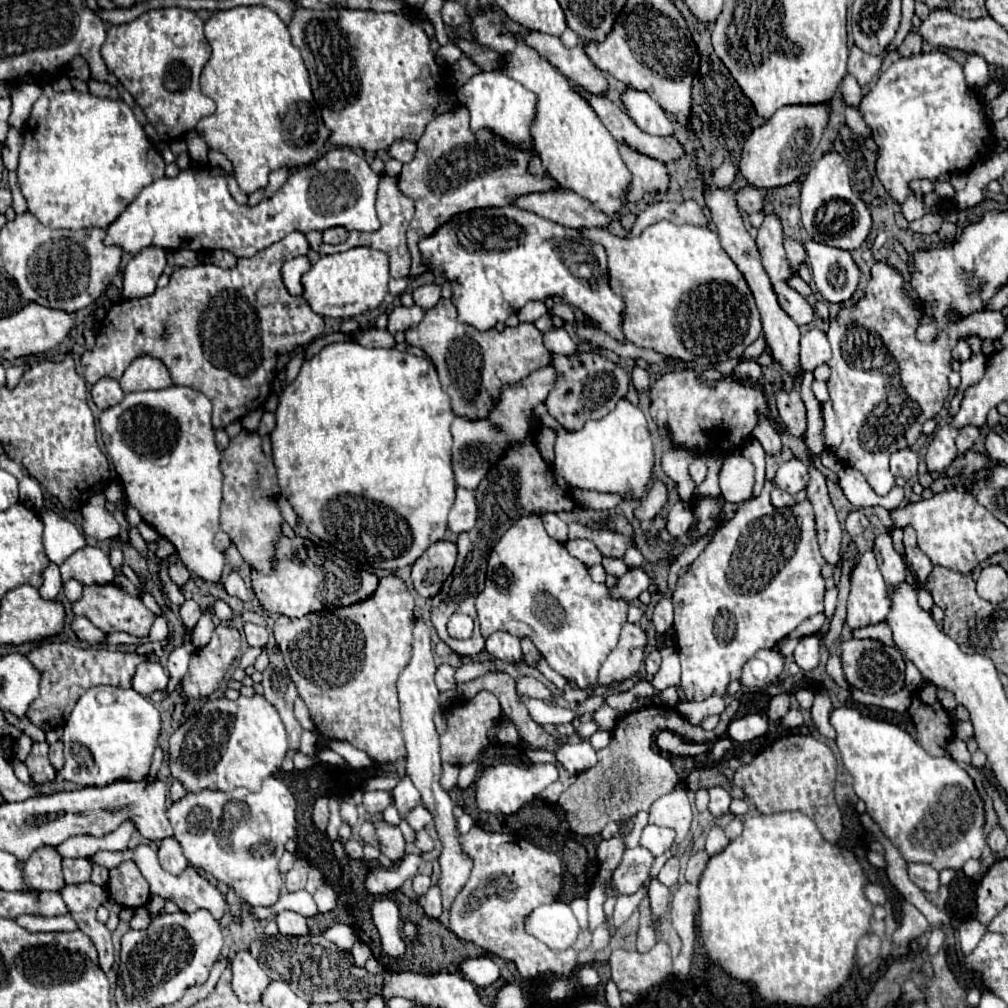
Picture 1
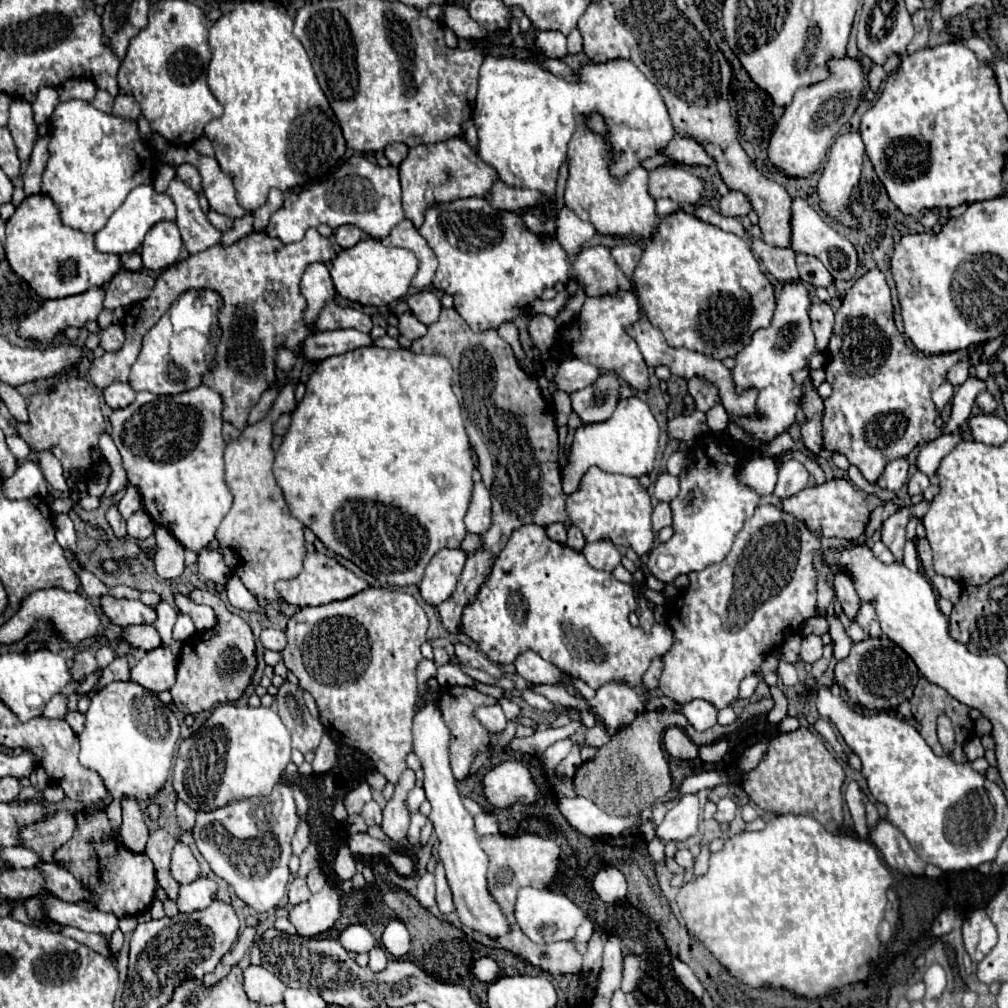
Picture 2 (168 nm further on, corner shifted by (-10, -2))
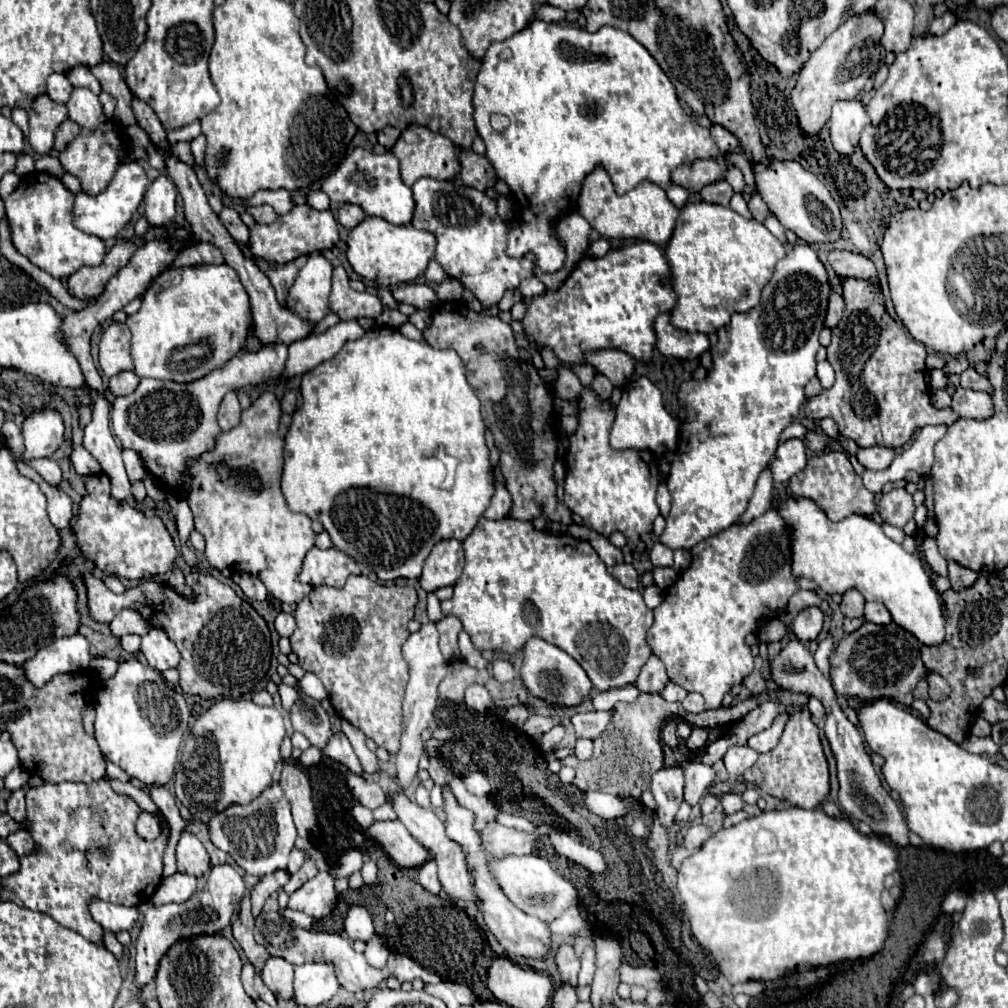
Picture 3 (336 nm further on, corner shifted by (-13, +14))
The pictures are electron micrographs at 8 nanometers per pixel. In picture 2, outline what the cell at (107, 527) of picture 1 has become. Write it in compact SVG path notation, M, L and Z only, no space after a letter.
M129 482L127 488L125 488L125 494L123 494L123 500L119 502L119 512L121 512L121 516L127 520L133 512L137 512L137 510L141 510L141 508L143 508L141 496L139 496L137 488Z

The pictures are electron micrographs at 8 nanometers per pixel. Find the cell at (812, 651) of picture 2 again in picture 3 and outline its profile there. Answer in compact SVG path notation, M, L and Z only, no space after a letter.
M804 608L792 622L792 632L796 634L798 640L802 642L812 642L818 638L820 630L822 630L822 620L824 614L820 608Z

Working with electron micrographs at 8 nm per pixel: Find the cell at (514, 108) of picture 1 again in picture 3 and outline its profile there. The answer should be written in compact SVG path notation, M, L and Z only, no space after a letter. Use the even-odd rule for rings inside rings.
M534 20L524 30L516 32L514 36L510 36L510 38L506 38L502 42L492 42L490 48L486 50L484 58L482 58L482 66L480 66L480 72L478 72L478 78L476 78L474 98L472 100L474 100L476 128L478 128L478 134L482 136L484 144L486 144L486 158L494 166L498 178L502 178L510 186L512 196L516 200L516 206L520 210L520 216L524 220L524 224L520 228L510 230L510 242L508 242L508 250L506 252L510 256L522 256L526 252L534 252L536 258L538 258L538 268L542 272L546 272L546 274L558 272L564 266L564 258L566 258L566 254L560 248L558 240L552 236L552 224L556 224L564 214L574 210L576 198L580 194L580 182L596 166L604 166L608 170L612 182L614 182L616 192L624 194L624 192L632 190L642 180L650 180L650 182L666 188L666 186L670 186L670 172L674 168L678 168L680 164L690 164L690 162L694 162L698 158L716 158L720 154L716 144L714 144L714 140L710 138L708 128L702 128L702 126L694 124L692 118L682 112L672 82L662 72L662 68L656 64L656 60L648 54L648 50L640 42L636 42L628 32L612 28L612 26L604 26L598 32L590 34L590 32L578 28L578 26L560 26L560 24L548 24L548 22L542 22L542 20ZM494 116L506 116L510 124L504 130L496 130L492 126L492 118Z

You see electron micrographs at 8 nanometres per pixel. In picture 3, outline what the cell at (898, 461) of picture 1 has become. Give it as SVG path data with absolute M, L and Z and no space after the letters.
M872 446L872 448L860 448L858 450L858 462L868 468L868 470L884 470L892 464L896 458L894 448L884 448L884 446Z

